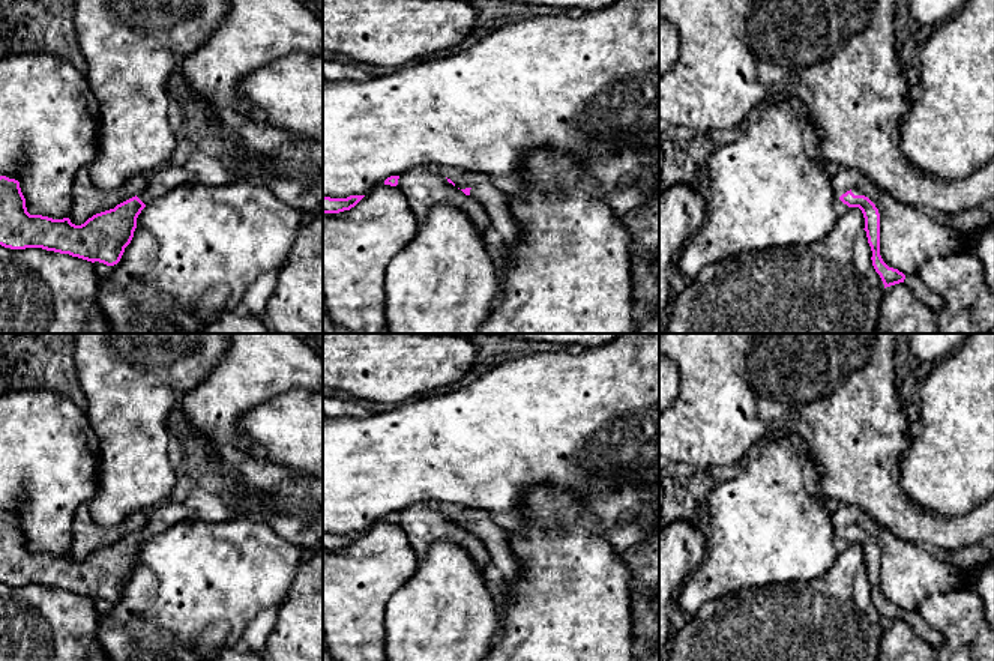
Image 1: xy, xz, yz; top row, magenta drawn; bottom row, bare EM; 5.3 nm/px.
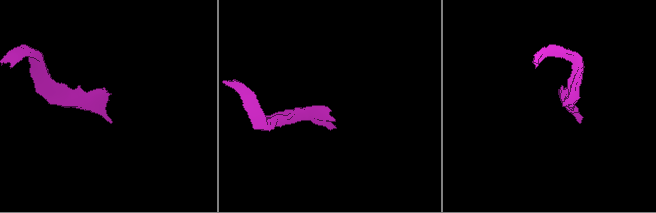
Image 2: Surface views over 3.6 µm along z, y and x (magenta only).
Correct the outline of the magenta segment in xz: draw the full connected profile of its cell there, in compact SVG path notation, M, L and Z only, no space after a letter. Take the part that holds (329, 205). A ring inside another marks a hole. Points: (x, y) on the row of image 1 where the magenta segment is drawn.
M323 195L323 215L339 213L354 207L365 195L350 195L347 198L330 198Z

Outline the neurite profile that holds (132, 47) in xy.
M75 0L74 29L99 104L99 150L89 176L99 191L152 174L179 159L180 138L168 123L168 80L216 32L230 0Z

